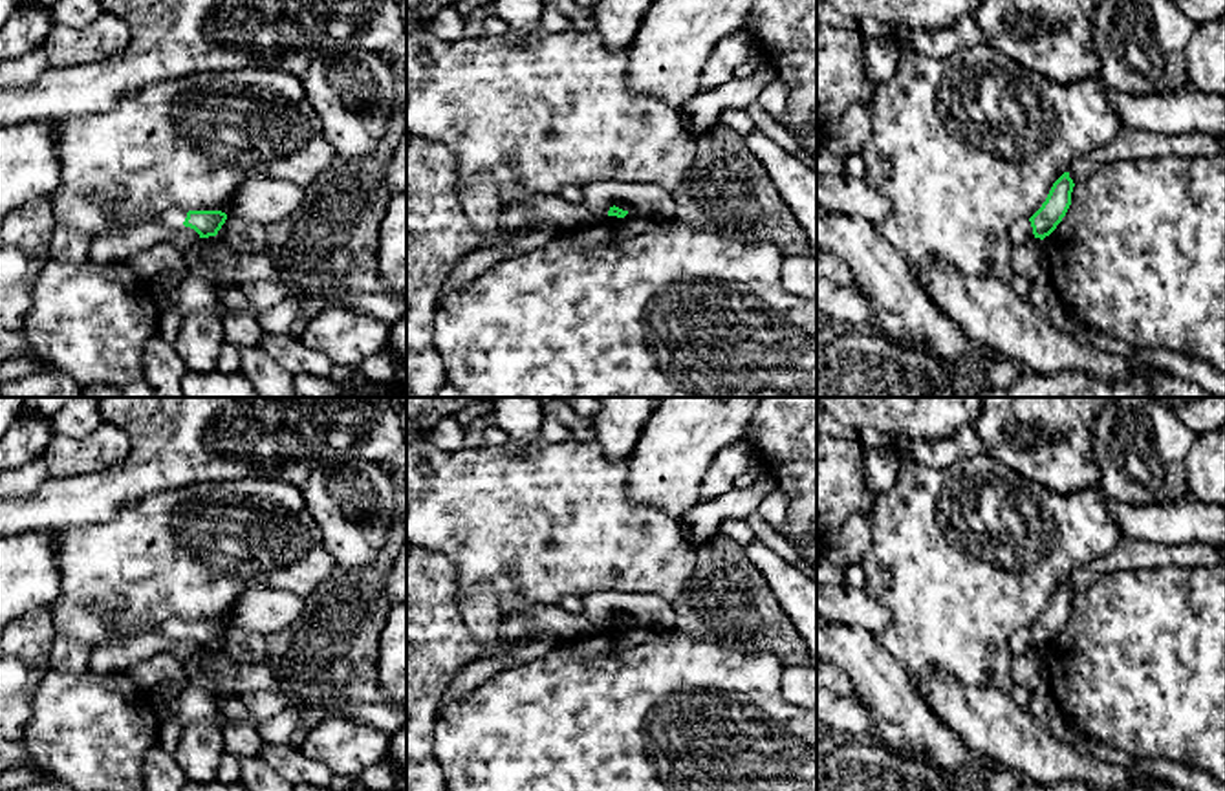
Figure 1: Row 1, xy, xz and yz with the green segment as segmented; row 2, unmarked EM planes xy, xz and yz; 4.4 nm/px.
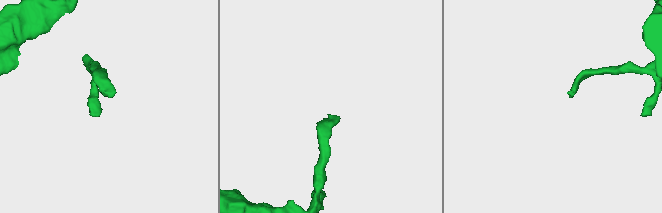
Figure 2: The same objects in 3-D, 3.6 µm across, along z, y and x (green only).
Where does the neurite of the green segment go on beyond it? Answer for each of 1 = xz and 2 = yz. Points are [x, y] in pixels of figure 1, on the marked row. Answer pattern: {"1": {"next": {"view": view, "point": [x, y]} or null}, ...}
{"1": {"next": null}, "2": {"next": null}}

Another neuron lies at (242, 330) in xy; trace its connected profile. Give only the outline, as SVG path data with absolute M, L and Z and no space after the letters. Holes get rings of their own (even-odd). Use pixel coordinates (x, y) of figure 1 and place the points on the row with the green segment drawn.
M234 311L223 317L225 344L238 350L258 346L267 341L256 319L244 311Z

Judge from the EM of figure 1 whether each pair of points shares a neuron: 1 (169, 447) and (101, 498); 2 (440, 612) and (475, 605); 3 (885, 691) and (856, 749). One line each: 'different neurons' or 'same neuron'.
1: same neuron
2: different neurons
3: different neurons

